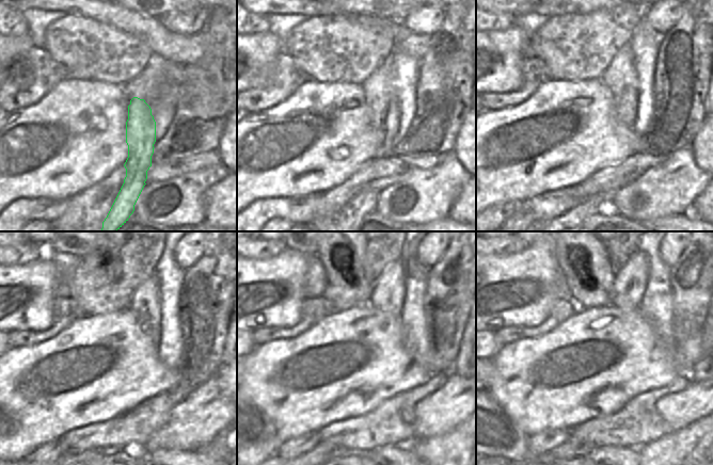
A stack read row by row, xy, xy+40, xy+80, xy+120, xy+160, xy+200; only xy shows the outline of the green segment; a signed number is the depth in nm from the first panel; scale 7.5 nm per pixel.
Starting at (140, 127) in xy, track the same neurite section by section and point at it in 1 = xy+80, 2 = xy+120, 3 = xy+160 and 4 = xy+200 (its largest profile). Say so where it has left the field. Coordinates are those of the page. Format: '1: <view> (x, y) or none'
1: xy+80 (621, 79)
2: xy+120 (145, 304)
3: xy+160 (387, 295)
4: xy+200 (631, 279)

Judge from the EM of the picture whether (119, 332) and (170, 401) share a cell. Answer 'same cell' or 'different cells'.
different cells

